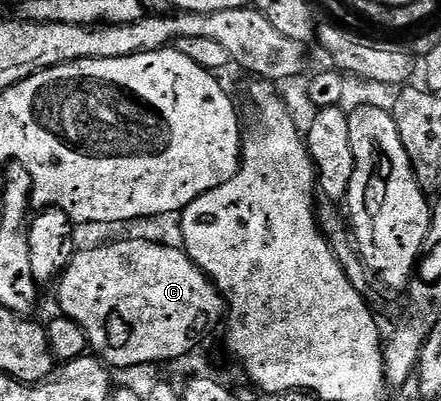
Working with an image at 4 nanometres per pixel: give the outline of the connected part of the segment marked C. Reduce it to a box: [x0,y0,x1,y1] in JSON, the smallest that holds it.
[56,241,226,370]

